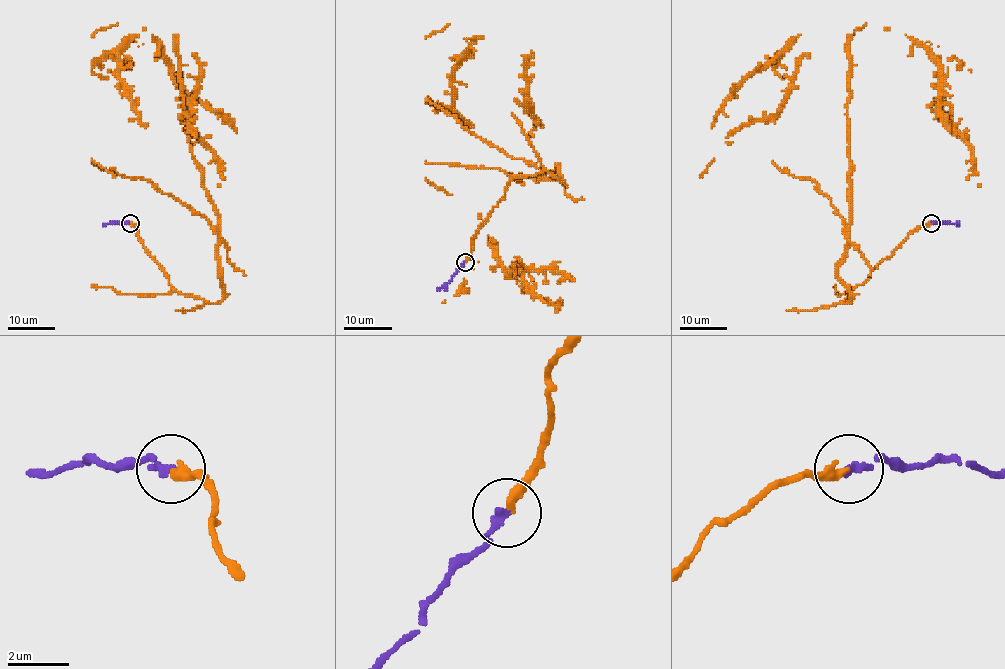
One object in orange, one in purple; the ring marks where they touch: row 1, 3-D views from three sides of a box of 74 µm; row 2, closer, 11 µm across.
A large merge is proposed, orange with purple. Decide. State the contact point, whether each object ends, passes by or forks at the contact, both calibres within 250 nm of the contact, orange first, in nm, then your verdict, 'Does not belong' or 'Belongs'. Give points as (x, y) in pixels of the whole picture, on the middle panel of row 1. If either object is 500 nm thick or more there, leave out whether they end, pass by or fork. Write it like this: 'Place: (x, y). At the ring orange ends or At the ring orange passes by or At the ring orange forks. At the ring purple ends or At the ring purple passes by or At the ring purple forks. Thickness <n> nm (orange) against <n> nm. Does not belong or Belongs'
Place: (465, 262). At the ring orange ends. At the ring purple ends. Thickness 320 nm (orange) against 280 nm. Belongs

